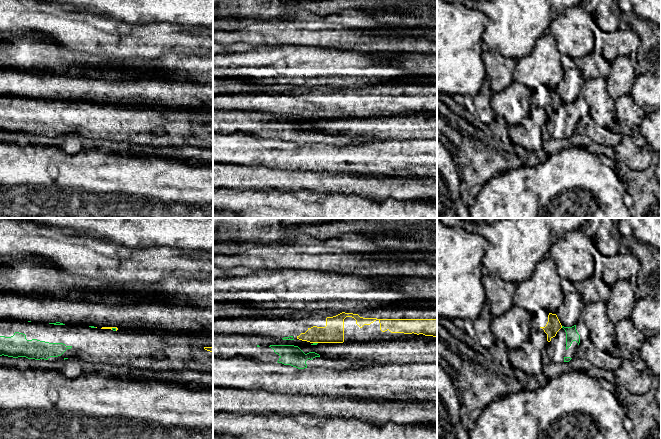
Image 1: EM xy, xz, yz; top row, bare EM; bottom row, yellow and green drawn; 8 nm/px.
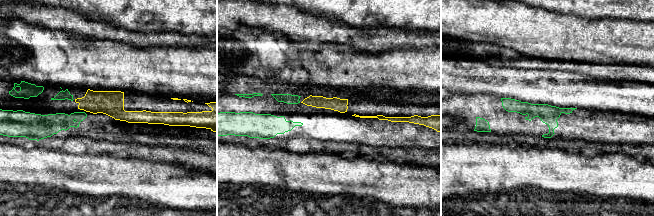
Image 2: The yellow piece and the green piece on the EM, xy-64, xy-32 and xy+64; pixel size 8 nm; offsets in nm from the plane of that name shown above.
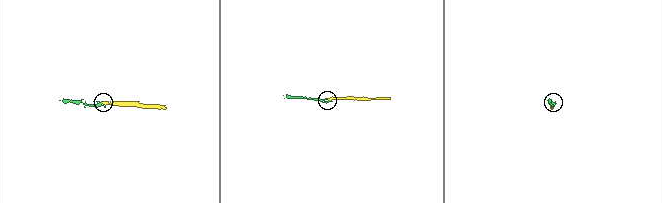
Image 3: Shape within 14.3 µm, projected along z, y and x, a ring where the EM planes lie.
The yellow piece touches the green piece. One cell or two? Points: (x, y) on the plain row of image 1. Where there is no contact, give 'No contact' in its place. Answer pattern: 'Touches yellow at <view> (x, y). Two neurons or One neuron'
Touches yellow at xy (113, 103). Two neurons

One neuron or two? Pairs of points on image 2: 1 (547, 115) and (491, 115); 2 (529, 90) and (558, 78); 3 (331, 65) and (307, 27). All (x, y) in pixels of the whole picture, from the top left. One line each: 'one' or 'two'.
1: one
2: one
3: two

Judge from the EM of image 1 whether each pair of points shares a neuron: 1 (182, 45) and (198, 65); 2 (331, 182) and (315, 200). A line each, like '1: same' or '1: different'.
1: different
2: different

